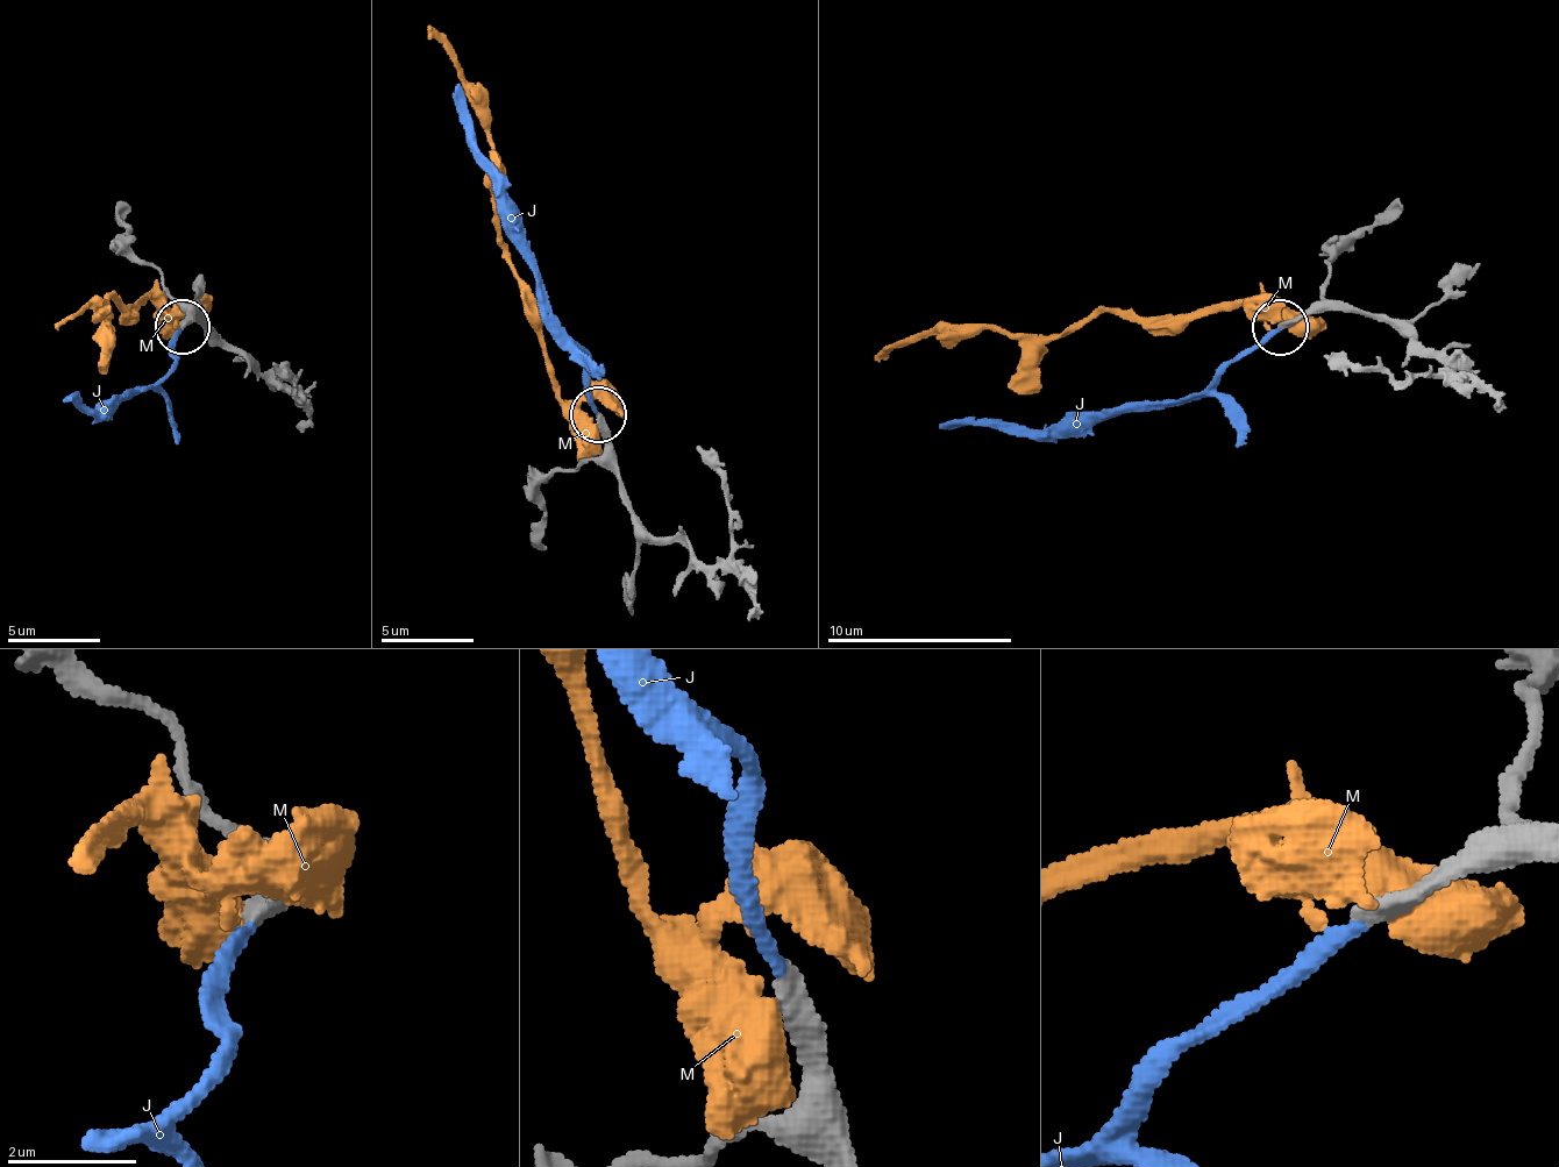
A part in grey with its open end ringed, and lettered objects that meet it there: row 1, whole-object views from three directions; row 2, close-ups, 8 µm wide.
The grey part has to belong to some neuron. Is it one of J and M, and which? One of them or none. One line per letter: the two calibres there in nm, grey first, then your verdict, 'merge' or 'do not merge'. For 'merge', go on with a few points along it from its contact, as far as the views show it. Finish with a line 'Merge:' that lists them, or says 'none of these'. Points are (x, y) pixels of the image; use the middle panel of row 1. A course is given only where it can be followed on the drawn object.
J: 360/220 nm | merge | via (599, 415), (586, 391), (590, 362), (553, 308), (517, 206), (491, 178), (468, 99), (454, 85)
M: 400/750 nm | do not merge
Merge: J

